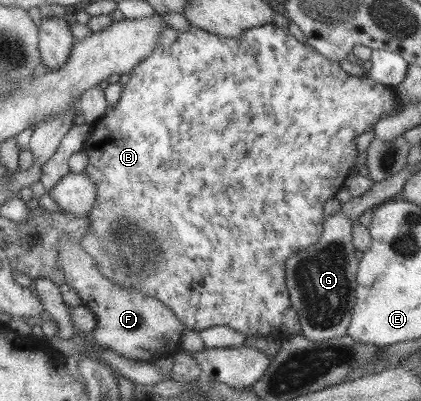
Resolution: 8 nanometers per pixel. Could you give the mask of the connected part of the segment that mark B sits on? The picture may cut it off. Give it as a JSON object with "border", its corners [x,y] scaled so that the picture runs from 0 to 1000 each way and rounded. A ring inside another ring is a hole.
{"border":[[[646,55],[587,70],[558,97],[499,85],[468,67],[430,80],[392,65],[359,135],[330,155],[304,190],[306,202],[290,217],[278,259],[257,264],[245,292],[211,317],[214,329],[192,364],[211,397],[200,434],[230,474],[226,509],[202,539],[211,546],[211,569],[188,603],[192,621],[221,641],[230,676],[240,676],[245,691],[297,721],[325,721],[368,743],[406,771],[444,820],[475,825],[501,813],[539,813],[582,838],[644,840],[665,853],[715,830],[708,786],[686,758],[672,708],[677,643],[758,599],[770,551],[767,509],[819,461],[829,424],[846,404],[848,369],[838,349],[881,324],[900,299],[938,292],[950,279],[933,219],[822,185],[803,157],[784,155],[739,115],[715,110],[684,72]]]}

